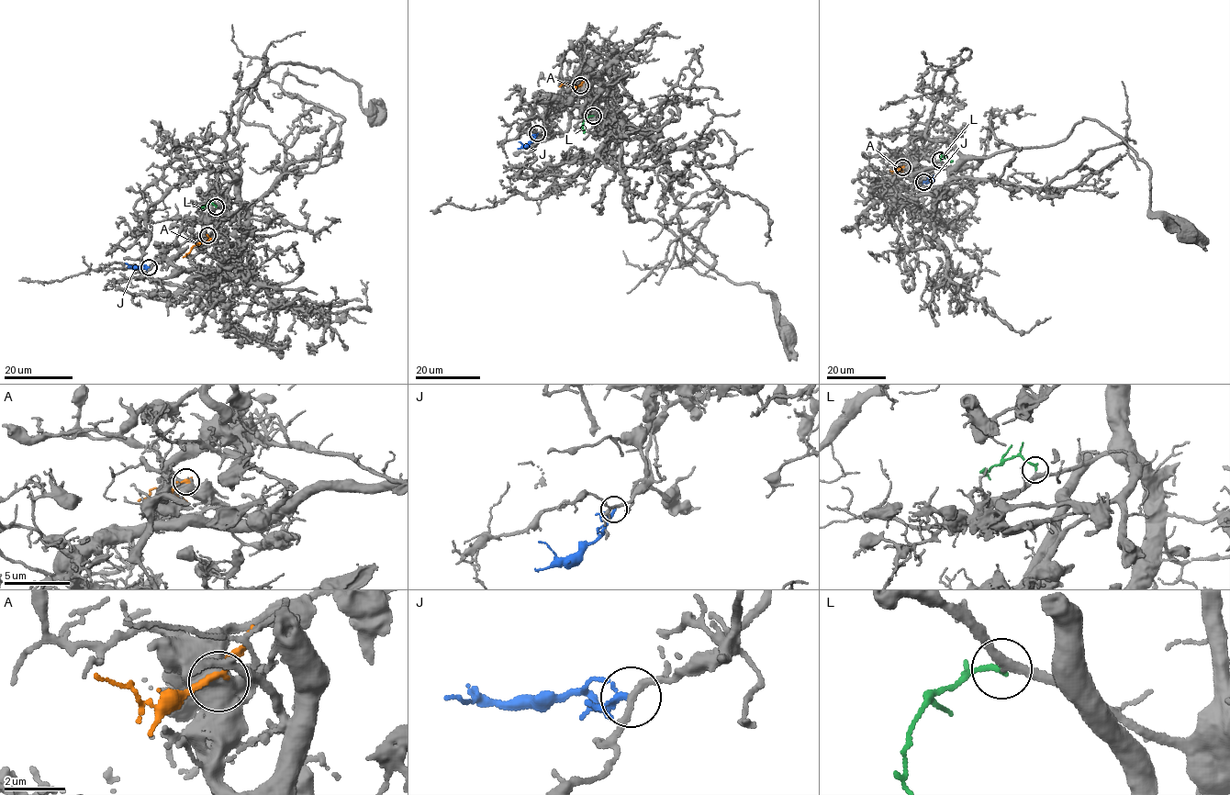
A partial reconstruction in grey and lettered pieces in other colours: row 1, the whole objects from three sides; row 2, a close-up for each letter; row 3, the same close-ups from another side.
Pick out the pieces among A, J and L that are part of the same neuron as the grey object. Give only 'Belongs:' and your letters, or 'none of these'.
Belongs: L

